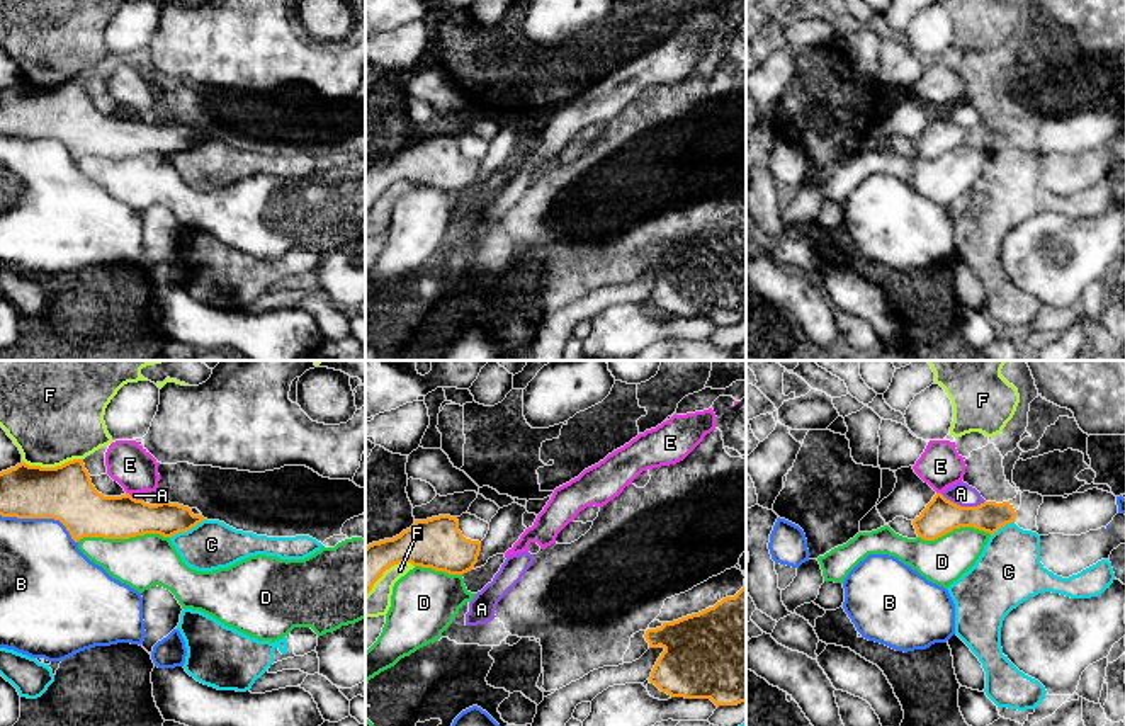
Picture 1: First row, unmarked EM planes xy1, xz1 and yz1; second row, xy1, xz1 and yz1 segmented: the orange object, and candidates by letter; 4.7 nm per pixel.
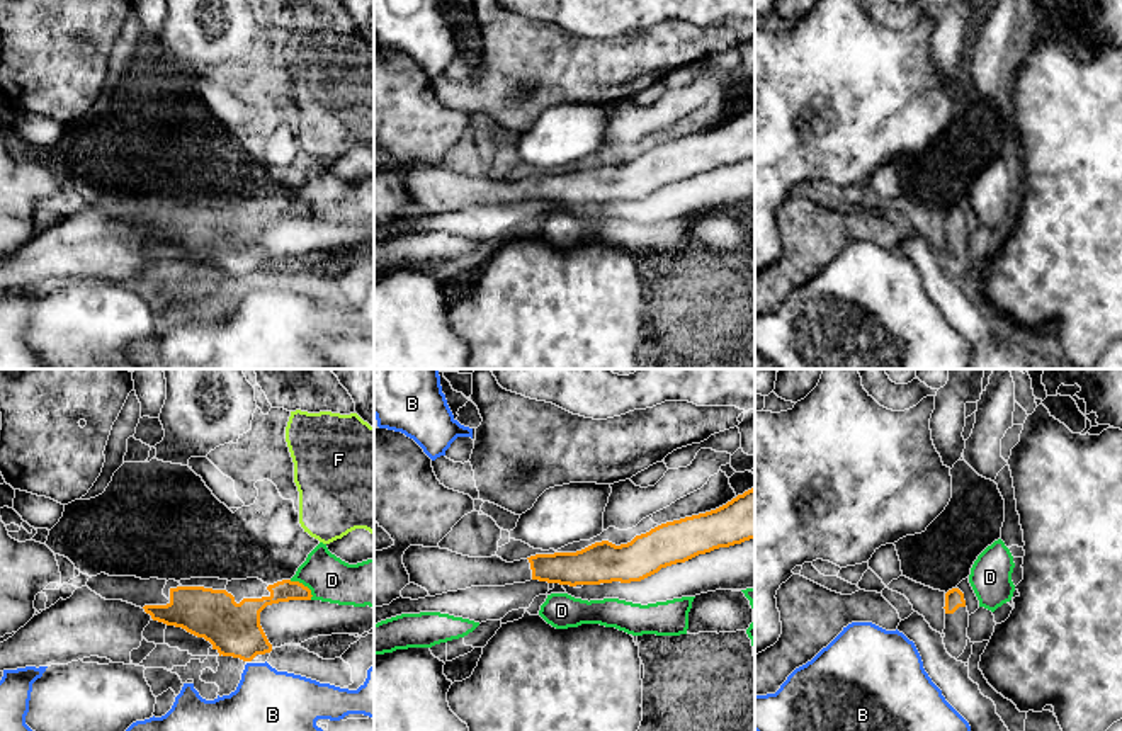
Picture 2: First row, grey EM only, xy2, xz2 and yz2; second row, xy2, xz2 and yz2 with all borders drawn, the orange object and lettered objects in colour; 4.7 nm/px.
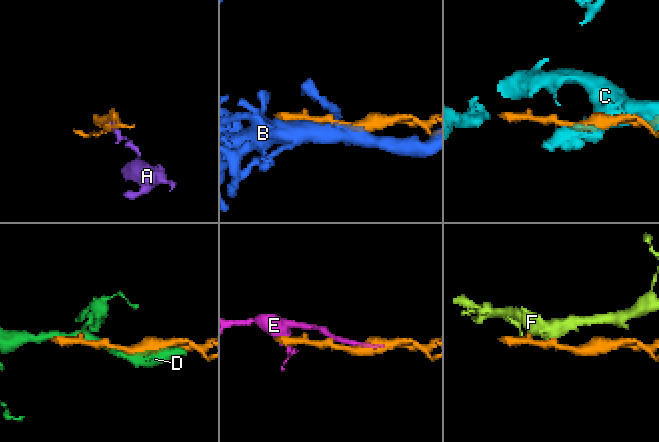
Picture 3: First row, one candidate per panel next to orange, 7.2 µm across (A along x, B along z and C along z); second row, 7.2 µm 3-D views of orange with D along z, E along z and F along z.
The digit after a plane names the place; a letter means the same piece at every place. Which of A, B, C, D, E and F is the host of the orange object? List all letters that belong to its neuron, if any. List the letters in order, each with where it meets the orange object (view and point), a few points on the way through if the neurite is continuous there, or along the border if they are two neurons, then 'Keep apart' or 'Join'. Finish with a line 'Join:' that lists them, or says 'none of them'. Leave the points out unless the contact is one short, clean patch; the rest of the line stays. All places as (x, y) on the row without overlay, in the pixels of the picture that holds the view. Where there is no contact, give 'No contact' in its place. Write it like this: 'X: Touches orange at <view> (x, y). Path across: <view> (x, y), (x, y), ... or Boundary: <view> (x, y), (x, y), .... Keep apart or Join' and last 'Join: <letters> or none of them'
A: Touches orange at yz1 (962, 126). Boundary: yz1 (940, 113), (961, 124), (979, 124), (984, 121). Keep apart
B: Touches orange at xy1 (41, 136). Keep apart
C: Touches orange at xy1 (187, 148). Keep apart
D: Touches orange at xy1 (123, 157). Keep apart
E: Touches orange at xy1 (128, 113). Boundary: xy1 (126, 111), (130, 114). Keep apart
F: Touches orange at xy1 (51, 87). Keep apart
Join: none of them

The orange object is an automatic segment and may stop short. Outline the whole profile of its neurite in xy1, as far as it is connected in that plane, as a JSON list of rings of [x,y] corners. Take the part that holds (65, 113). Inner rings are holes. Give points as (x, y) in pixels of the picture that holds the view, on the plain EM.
[[[73,78],[56,87],[29,85],[22,80],[15,87],[2,90],[0,134],[59,139],[75,162],[83,156],[129,158],[144,153],[172,156],[206,139],[202,134],[194,134],[189,126],[178,122],[161,121],[150,124],[133,117],[129,112],[104,116],[92,104],[83,78]]]

